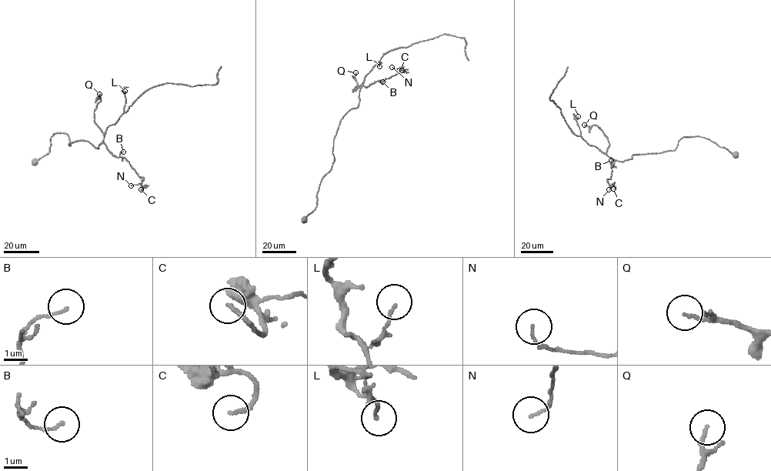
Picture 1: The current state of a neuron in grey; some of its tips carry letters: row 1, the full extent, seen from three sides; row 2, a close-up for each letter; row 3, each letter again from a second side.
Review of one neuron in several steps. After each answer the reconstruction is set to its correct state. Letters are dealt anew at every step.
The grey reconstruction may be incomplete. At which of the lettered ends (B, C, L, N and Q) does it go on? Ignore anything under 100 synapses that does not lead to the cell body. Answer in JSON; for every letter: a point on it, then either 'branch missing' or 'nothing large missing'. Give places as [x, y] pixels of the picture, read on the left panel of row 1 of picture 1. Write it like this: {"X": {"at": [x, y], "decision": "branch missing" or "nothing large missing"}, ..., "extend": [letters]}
{"B": {"at": [123, 151], "decision": "nothing large missing"}, "C": {"at": [141, 189], "decision": "nothing large missing"}, "L": {"at": [125, 91], "decision": "nothing large missing"}, "N": {"at": [131, 185], "decision": "nothing large missing"}, "Q": {"at": [99, 94], "decision": "nothing large missing"}, "extend": []}

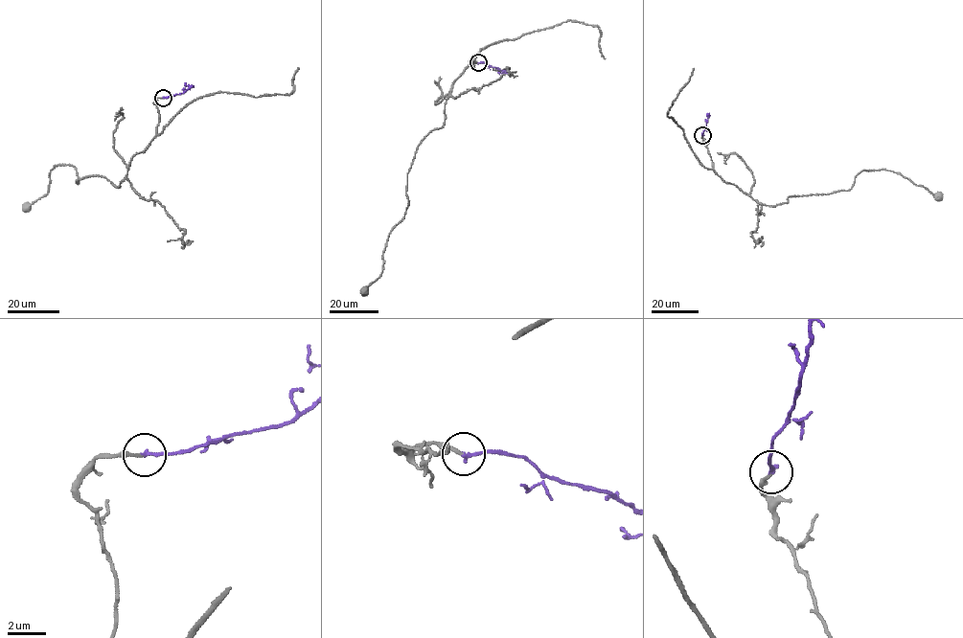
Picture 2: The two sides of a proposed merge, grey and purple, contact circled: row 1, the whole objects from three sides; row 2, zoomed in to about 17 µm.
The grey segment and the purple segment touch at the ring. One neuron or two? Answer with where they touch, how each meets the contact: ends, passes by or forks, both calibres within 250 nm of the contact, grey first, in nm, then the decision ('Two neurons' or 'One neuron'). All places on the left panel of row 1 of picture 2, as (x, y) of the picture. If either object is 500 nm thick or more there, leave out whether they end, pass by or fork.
Place: (163, 98). At the ring grey ends. At the ring purple ends. Thickness 150 nm (grey) against 190 nm. One neuron

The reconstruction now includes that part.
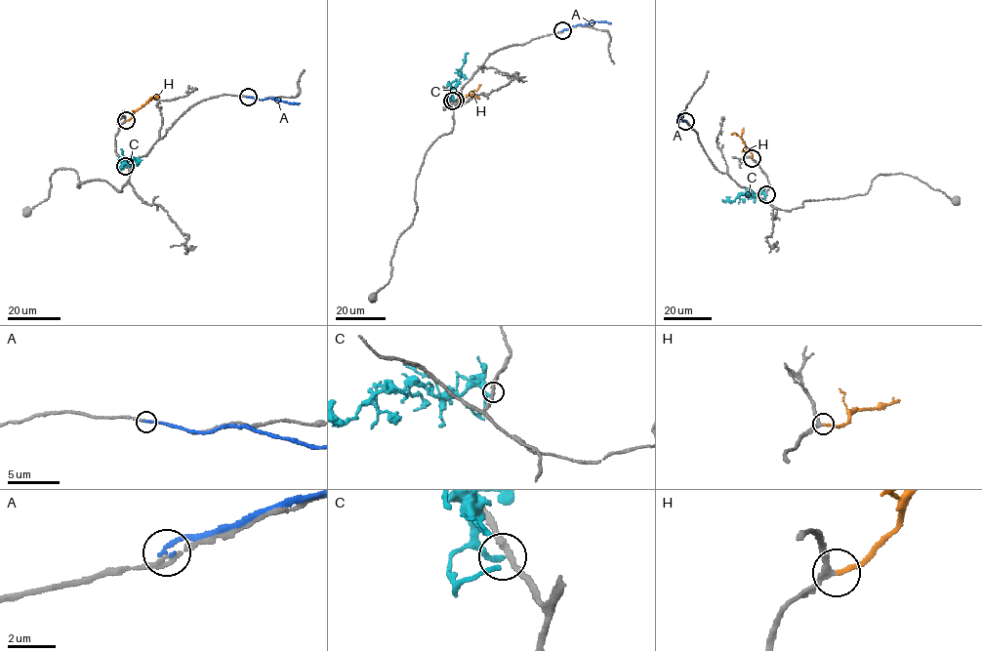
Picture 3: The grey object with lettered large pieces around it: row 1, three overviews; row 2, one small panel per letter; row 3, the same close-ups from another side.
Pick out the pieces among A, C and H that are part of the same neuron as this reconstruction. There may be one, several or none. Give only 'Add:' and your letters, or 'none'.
Add: H

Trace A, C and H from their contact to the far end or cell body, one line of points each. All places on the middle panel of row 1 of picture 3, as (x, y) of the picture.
A: (562, 31), (594, 21), (610, 23)
C: (455, 100), (451, 98), (453, 89), (461, 78), (468, 53)
H: (452, 101), (469, 96), (481, 85)

